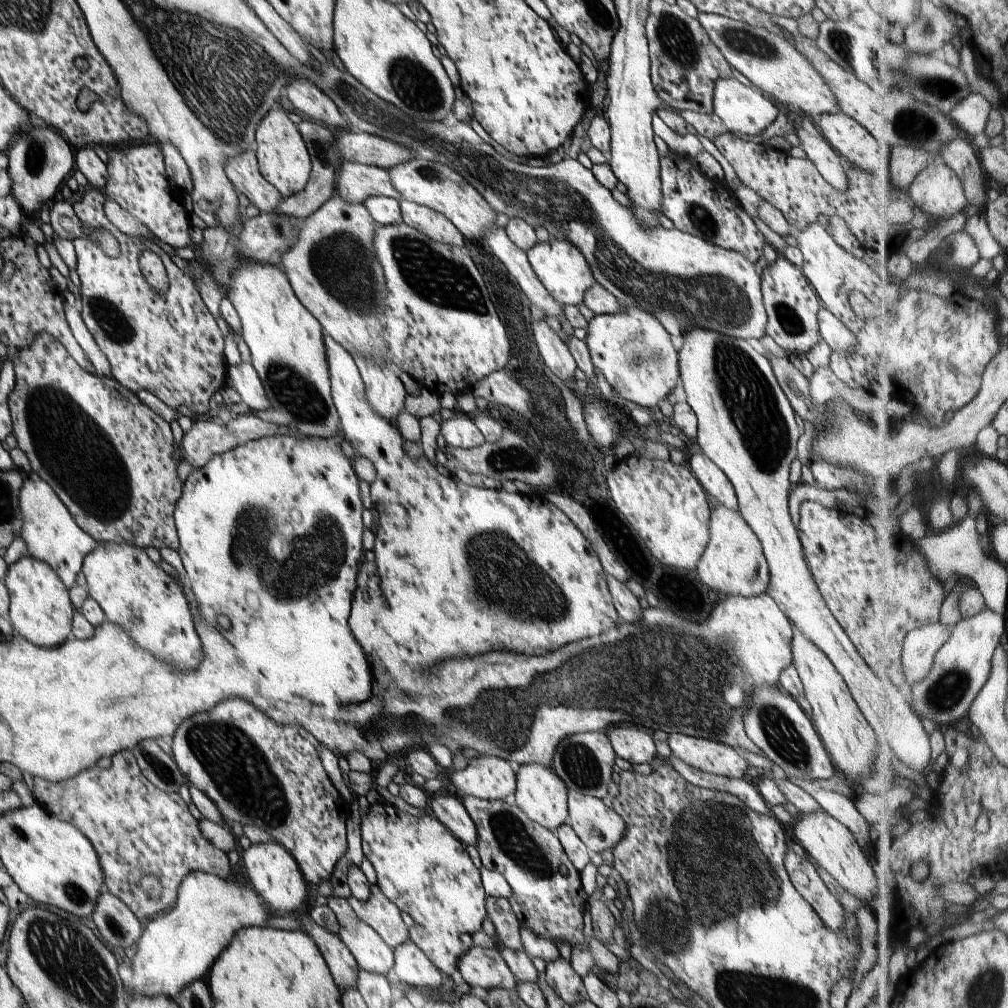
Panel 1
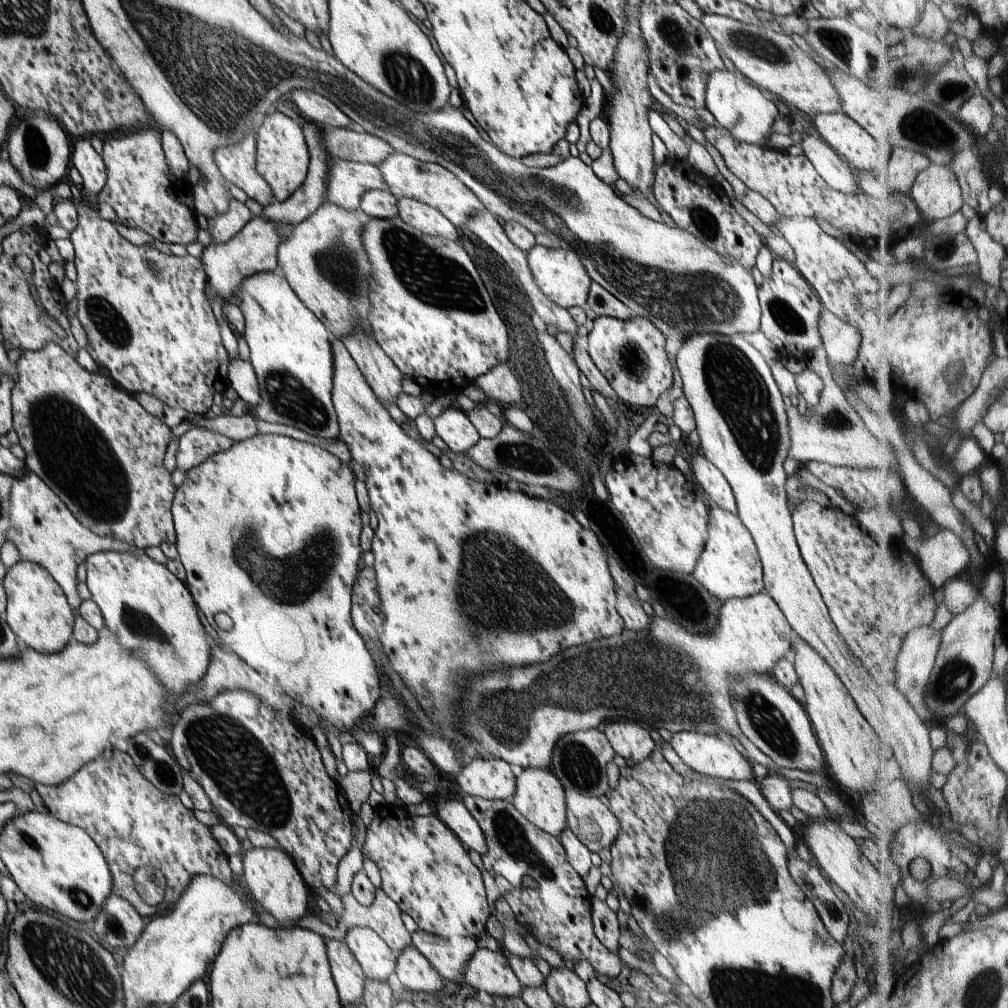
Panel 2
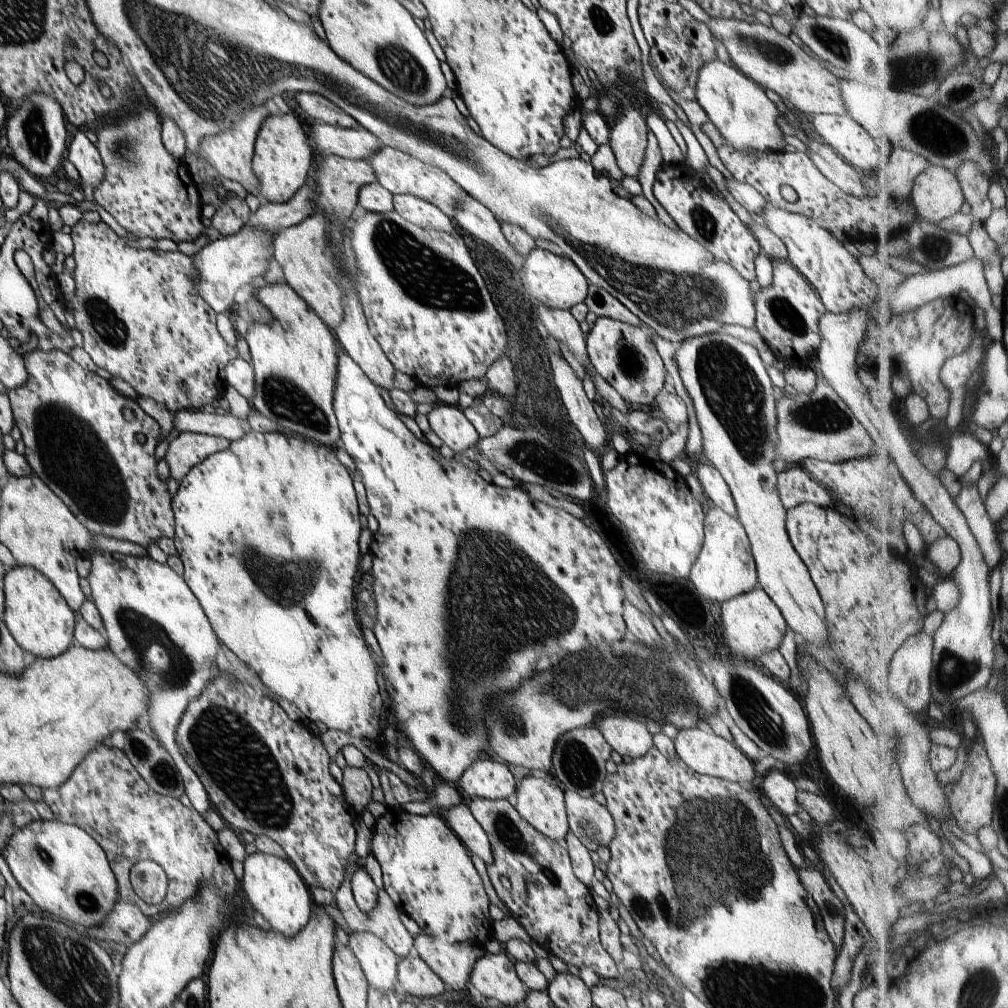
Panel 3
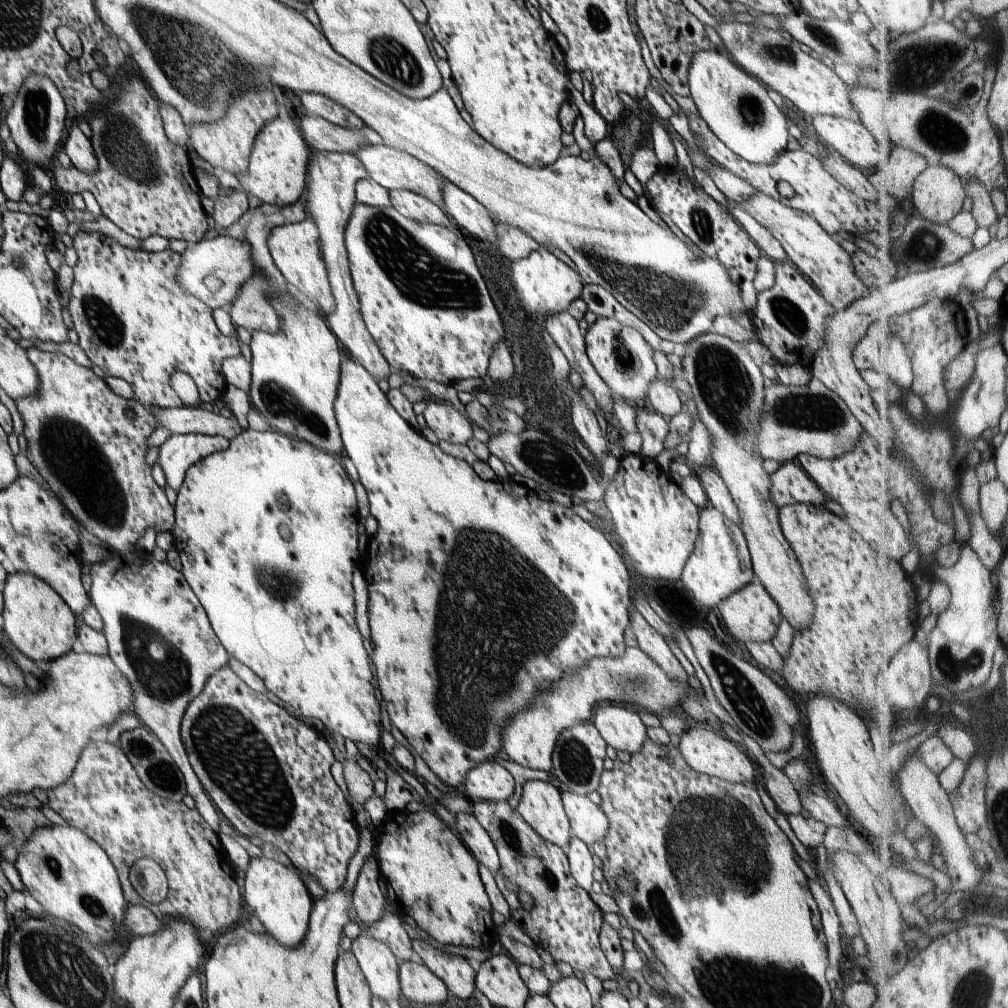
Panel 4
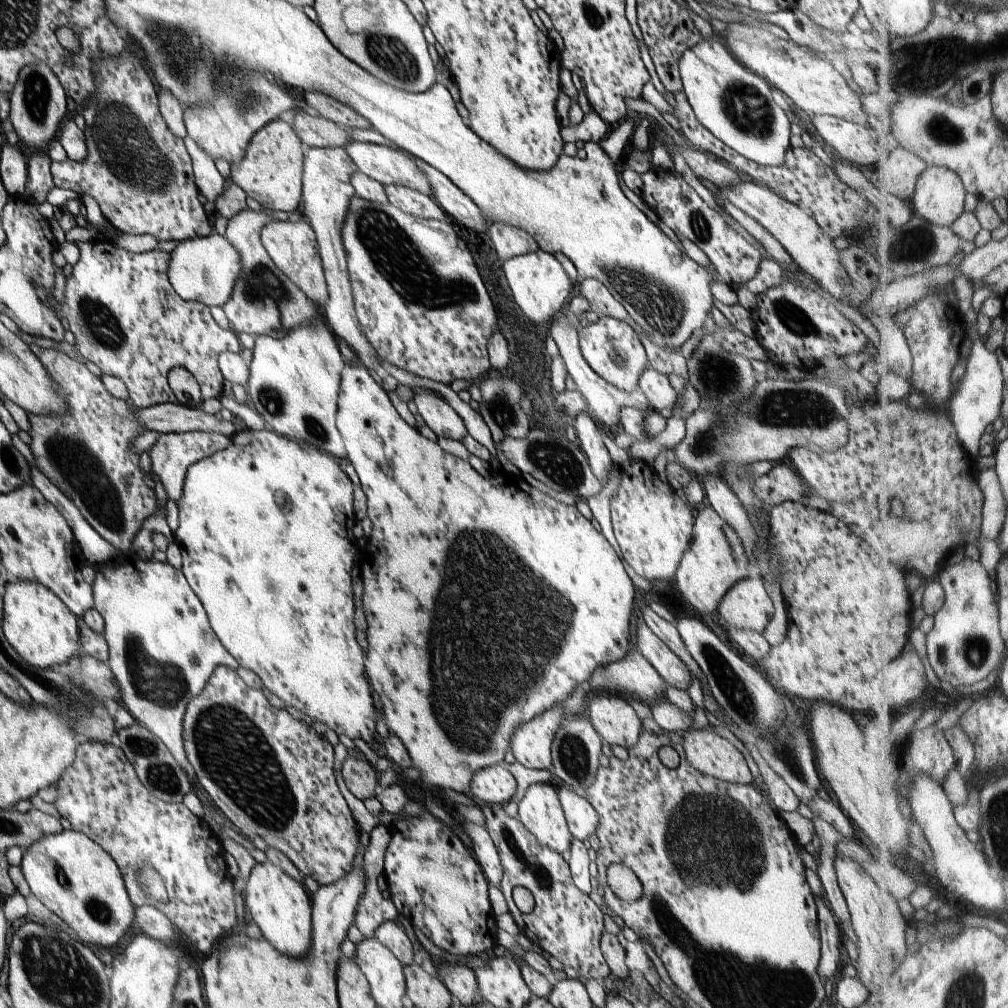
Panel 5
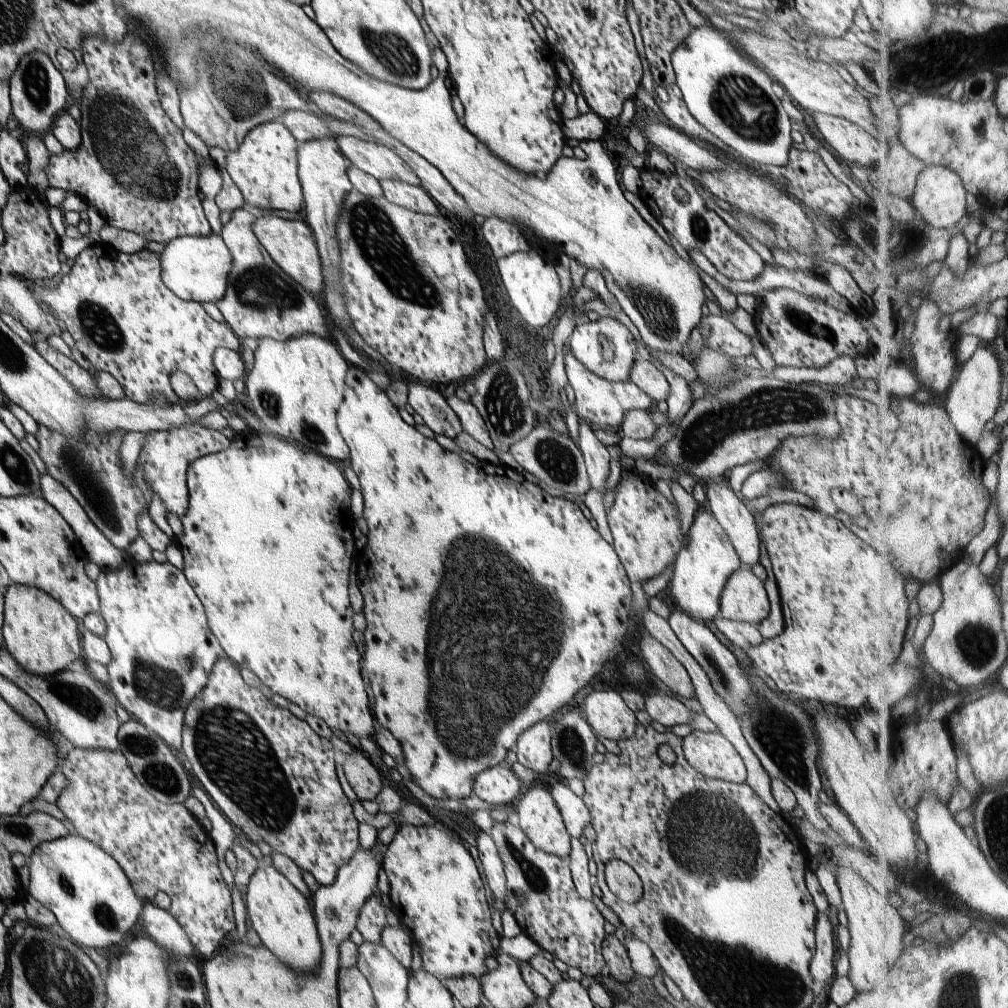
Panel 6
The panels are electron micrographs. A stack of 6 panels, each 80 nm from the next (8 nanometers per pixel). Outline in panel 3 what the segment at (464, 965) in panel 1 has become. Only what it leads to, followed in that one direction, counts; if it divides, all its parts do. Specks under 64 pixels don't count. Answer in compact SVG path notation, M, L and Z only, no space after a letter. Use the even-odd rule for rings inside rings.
M504 949L498 954L485 951L480 955L470 971L469 981L480 994L506 1006L524 1003L528 992Z

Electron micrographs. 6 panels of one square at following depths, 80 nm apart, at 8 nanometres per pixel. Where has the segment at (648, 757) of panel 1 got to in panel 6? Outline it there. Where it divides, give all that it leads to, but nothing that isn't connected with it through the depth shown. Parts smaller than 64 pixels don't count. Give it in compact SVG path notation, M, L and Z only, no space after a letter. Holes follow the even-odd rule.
M612 690L590 692L583 707L586 720L596 736L617 742L633 737L637 716L620 697L620 693Z

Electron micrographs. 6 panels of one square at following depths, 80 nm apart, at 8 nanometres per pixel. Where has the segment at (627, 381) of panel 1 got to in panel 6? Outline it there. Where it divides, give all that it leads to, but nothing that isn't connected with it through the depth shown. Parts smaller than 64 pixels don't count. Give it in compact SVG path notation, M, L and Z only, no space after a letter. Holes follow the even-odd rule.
M604 316L596 321L577 325L572 332L569 346L577 360L593 373L610 382L623 383L630 381L631 370L637 357L637 342L633 338L634 333L627 322Z

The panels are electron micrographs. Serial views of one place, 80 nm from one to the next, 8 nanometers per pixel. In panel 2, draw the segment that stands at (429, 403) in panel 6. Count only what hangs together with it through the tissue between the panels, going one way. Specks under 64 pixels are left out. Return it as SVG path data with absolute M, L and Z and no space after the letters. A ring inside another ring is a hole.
M455 405L446 409L433 422L437 435L448 445L451 455L465 453L481 439L467 413Z

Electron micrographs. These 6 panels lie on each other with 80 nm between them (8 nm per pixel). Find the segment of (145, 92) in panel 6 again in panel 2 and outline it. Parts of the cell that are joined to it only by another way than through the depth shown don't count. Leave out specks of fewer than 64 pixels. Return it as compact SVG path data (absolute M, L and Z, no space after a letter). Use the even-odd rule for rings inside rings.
M155 126L131 130L105 140L101 157L107 179L96 202L107 202L123 225L140 228L160 242L184 246L196 242L199 227L191 199L192 185L187 179L176 178L171 173L161 143L161 132Z

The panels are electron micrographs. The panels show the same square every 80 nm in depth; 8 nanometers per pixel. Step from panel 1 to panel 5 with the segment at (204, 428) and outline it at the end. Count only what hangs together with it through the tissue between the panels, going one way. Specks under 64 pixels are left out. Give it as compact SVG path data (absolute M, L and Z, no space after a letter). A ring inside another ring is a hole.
M194 431L185 433L162 433L154 446L148 450L152 460L150 472L157 474L166 489L168 498L177 502L183 493L183 482L186 471L192 463L213 455L216 451L223 451L230 446L230 439L218 433Z

